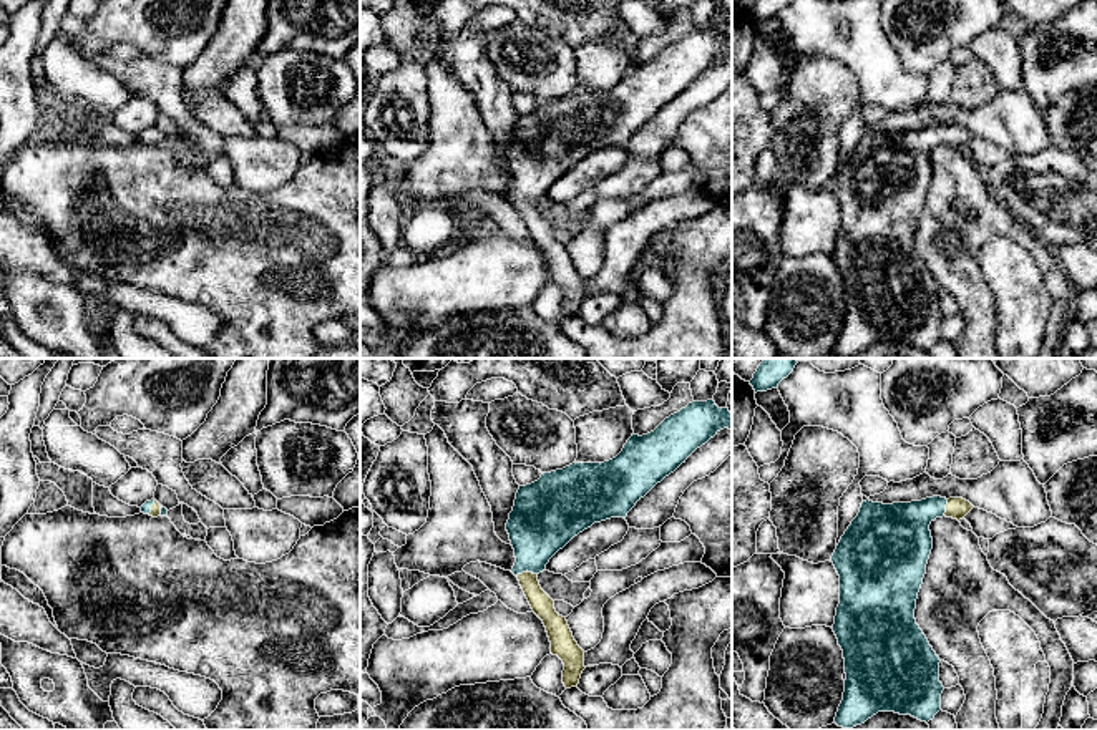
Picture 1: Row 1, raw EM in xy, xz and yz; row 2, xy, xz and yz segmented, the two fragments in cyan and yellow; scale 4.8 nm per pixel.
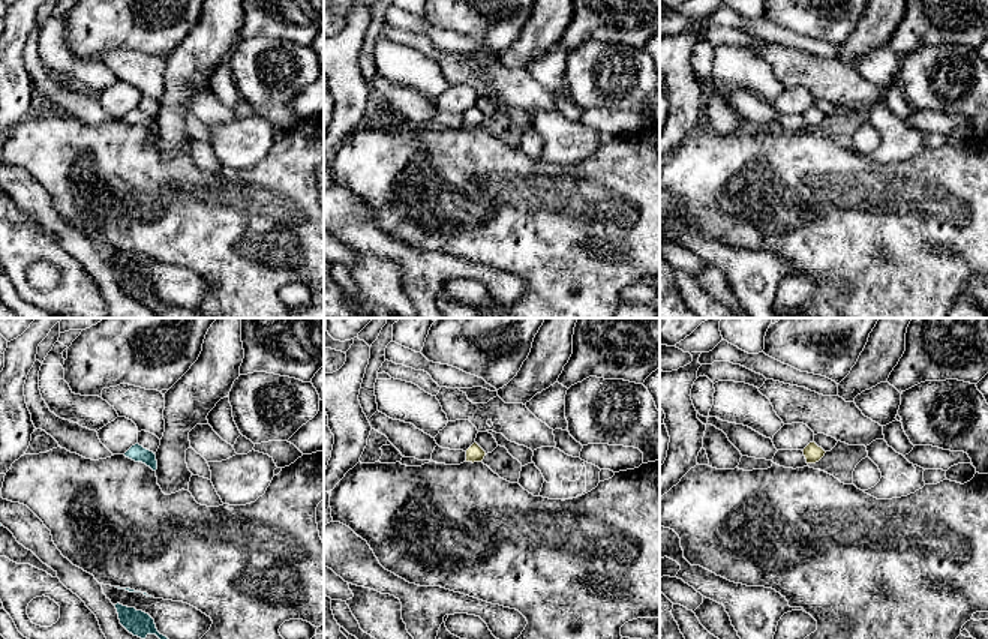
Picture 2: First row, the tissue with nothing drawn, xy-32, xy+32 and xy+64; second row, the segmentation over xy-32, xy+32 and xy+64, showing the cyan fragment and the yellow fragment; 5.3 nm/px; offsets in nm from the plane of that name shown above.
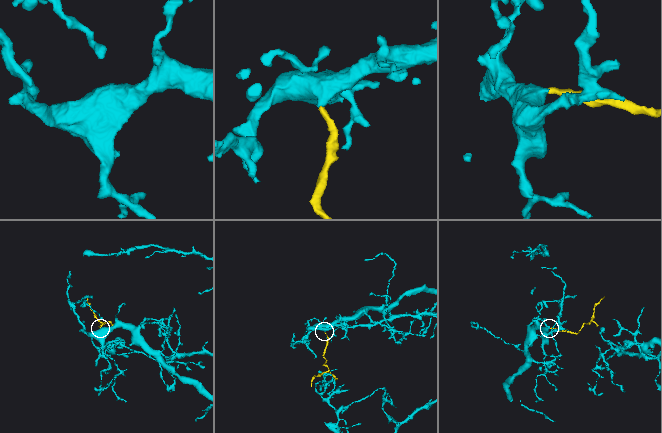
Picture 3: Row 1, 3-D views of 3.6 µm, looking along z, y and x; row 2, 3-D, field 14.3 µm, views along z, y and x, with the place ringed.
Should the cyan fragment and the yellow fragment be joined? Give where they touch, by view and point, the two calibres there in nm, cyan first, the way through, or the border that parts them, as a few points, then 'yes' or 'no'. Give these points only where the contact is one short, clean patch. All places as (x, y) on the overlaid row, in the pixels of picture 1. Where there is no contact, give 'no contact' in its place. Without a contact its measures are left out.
meets cyan in xz at (526, 569); 320 nm thick on the cyan side, 110 nm on the other; runs through xz (543, 521), (536, 531), (526, 569), (528, 583), (543, 606); yes

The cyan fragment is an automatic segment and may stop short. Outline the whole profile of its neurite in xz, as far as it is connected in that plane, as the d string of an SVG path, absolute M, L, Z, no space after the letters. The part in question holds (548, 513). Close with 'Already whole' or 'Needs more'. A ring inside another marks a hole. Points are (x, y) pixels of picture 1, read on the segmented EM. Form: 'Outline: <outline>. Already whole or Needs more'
Outline: M712 400L692 402L680 411L666 418L654 431L634 435L627 440L622 451L604 463L573 463L563 470L543 473L531 484L519 486L513 511L506 523L516 562L511 572L533 609L543 620L551 654L563 664L563 684L566 689L578 687L584 667L584 650L578 645L566 617L554 609L554 601L541 589L538 574L546 569L549 559L563 549L574 536L611 518L624 518L657 483L674 473L685 460L720 430L732 430L732 413L719 408Z. Needs more

